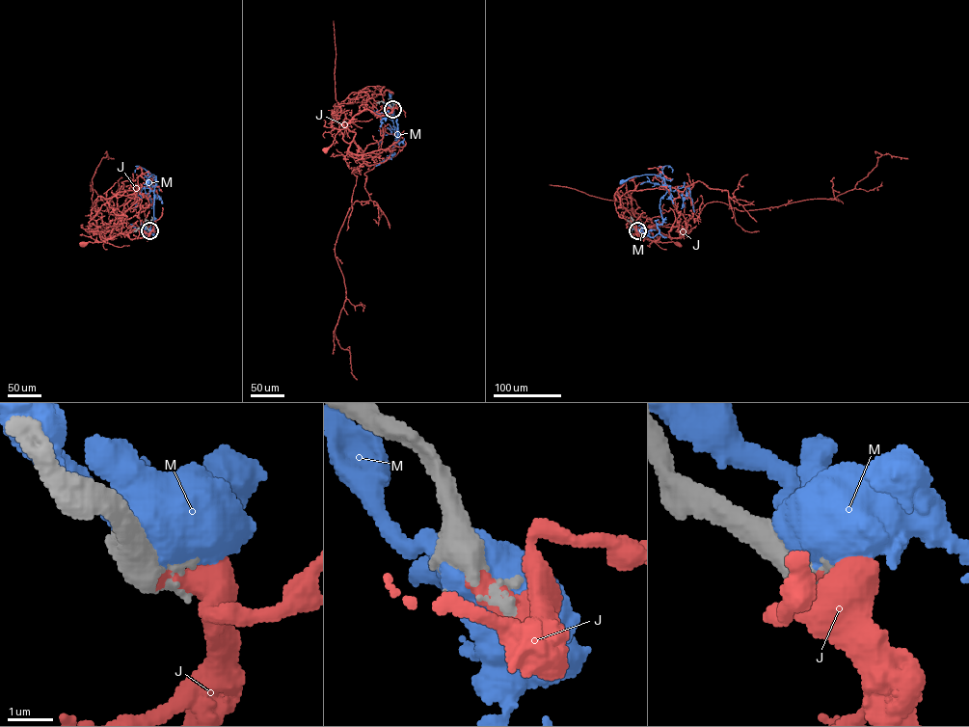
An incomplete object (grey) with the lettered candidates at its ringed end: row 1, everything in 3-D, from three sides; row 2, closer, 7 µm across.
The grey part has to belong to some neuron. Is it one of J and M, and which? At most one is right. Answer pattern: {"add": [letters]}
{"add": ["J"]}

